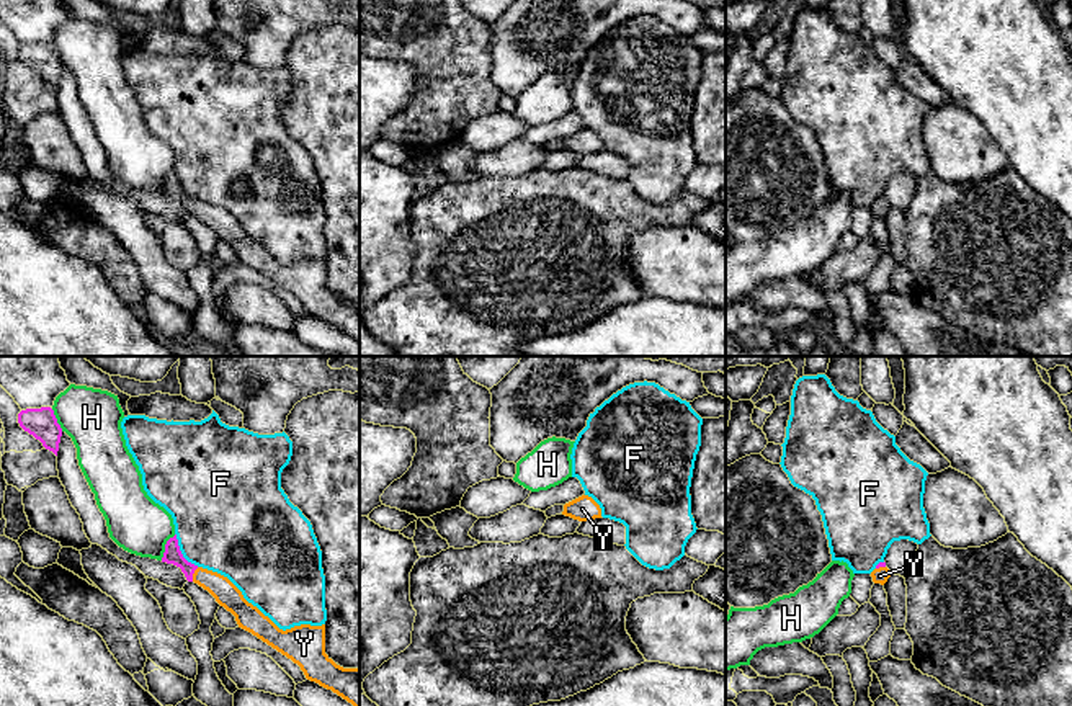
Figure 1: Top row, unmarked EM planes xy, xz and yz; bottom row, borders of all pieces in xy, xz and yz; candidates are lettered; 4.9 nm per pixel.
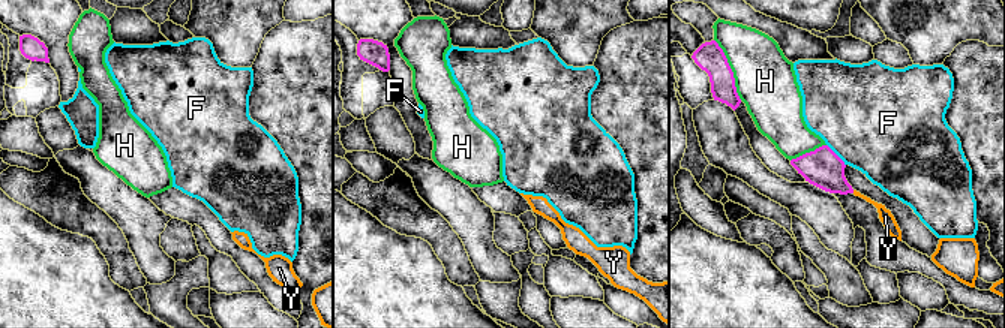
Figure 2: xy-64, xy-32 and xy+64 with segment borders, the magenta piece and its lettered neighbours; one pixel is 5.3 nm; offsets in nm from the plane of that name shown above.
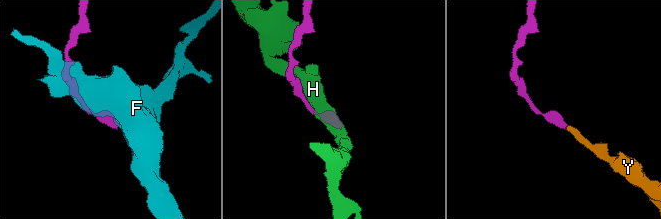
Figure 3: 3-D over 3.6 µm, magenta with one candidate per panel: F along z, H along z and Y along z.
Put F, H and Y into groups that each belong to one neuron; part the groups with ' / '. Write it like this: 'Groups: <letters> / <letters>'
Groups: F / H / Y

